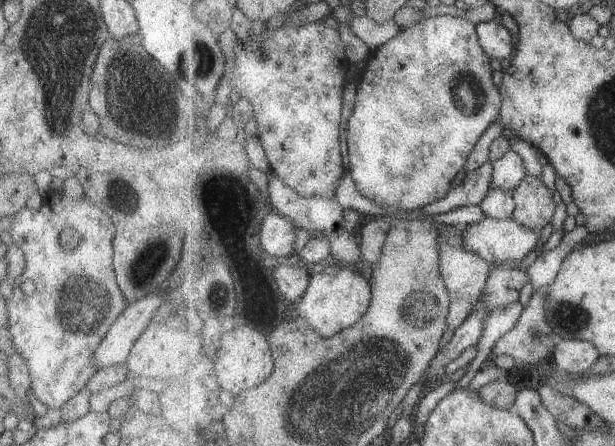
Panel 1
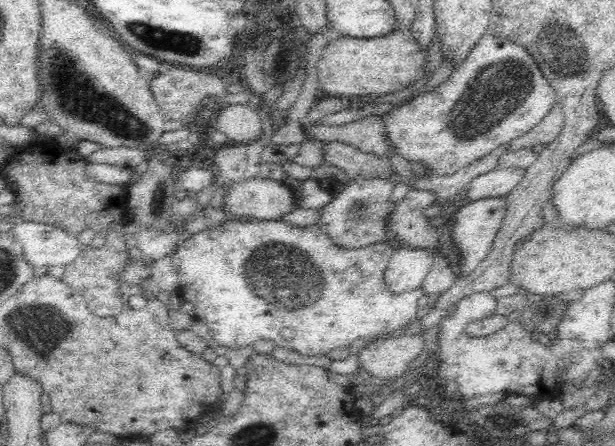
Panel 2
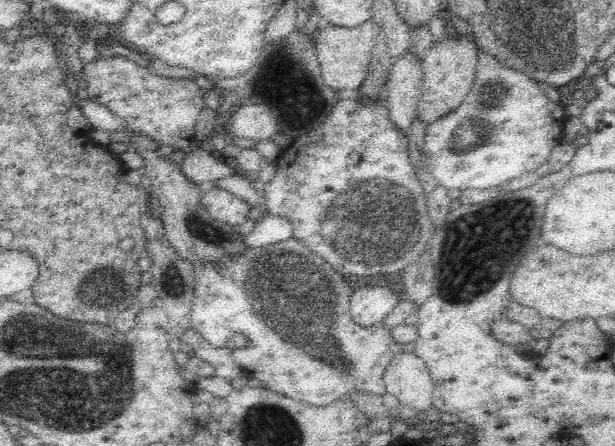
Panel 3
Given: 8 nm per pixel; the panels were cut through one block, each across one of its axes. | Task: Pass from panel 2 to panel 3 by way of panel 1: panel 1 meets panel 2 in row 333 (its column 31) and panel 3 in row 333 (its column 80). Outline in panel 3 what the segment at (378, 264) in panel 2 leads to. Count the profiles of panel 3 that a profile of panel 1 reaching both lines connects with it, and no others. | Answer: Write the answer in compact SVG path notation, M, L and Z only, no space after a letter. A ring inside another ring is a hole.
M292 237L288 240L271 244L266 246L266 248L250 248L242 256L236 255L228 259L223 267L220 267L220 265L216 267L216 265L204 261L194 261L192 265L195 272L194 289L196 289L196 294L194 294L193 305L189 315L193 328L198 331L198 334L204 336L206 342L210 342L216 348L227 347L226 345L230 338L235 334L240 333L246 336L248 338L246 346L231 350L231 357L238 364L242 365L242 368L249 377L259 380L264 389L315 407L326 406L331 402L340 400L342 397L349 396L352 391L380 395L381 397L387 392L383 374L390 361L394 358L394 355L401 351L402 346L396 343L396 341L392 341L391 330L388 327L384 327L382 321L375 322L369 327L362 327L352 321L352 315L348 313L348 300L350 295L353 294L352 288L342 279L342 274L339 271L334 270L321 256L308 250L296 238Z

